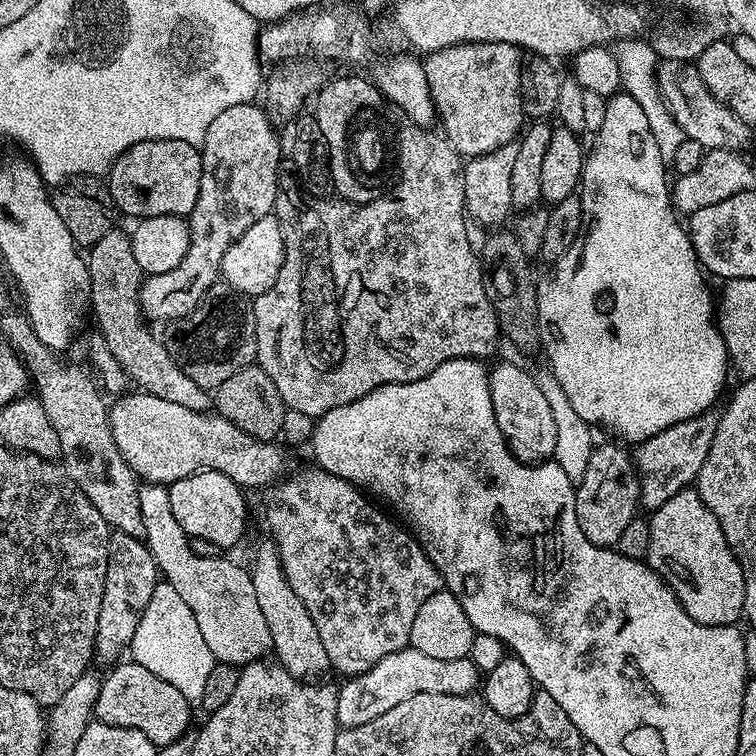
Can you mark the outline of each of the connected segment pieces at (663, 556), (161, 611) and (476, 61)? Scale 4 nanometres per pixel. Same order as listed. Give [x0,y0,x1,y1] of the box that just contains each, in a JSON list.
[[646,487,746,626],[130,582,214,702],[422,42,526,157]]

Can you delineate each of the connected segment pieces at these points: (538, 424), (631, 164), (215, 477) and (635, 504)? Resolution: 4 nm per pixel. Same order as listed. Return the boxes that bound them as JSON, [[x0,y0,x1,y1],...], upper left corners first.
[[488,362,556,464],[536,90,730,442],[167,472,248,550],[575,444,640,548]]

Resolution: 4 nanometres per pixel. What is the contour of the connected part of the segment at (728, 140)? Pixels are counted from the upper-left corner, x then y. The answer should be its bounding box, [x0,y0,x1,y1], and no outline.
[656,60,749,150]

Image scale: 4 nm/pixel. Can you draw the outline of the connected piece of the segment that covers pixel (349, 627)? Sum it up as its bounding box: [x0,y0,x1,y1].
[267,466,442,678]

